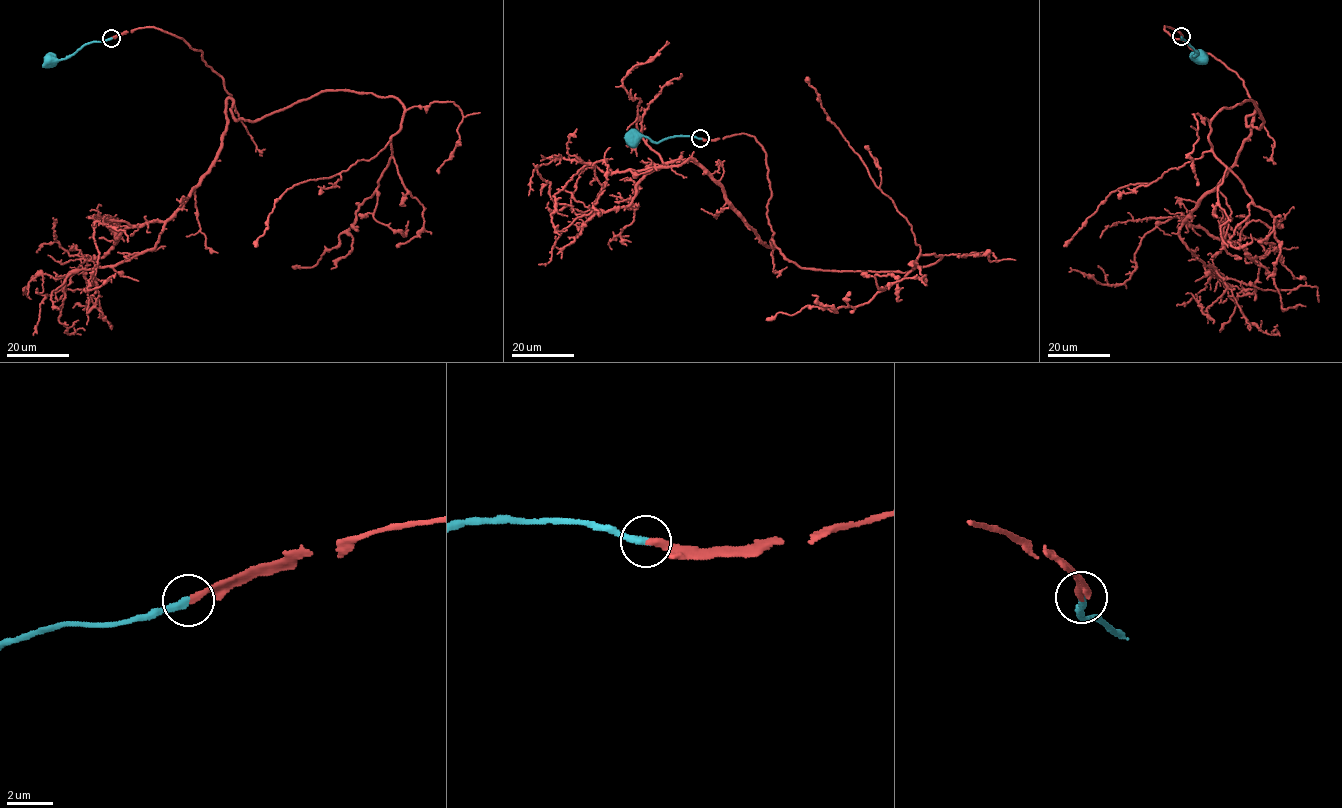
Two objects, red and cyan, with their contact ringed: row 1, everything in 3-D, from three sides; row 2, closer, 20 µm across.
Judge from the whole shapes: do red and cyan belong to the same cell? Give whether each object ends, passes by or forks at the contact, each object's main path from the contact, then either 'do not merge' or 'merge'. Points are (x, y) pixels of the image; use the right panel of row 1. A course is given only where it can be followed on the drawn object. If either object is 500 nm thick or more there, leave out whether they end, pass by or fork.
red ends there; cyan ends there; red runs (1182, 37), (1234, 70), (1263, 122), (1251, 100), (1221, 109), (1210, 151), (1111, 192), (1064, 246); cyan runs (1182, 37), (1196, 50), (1194, 57), (1201, 55); merge

